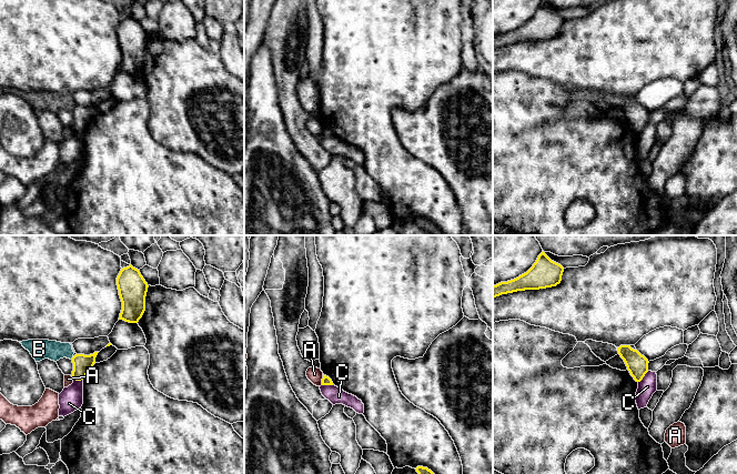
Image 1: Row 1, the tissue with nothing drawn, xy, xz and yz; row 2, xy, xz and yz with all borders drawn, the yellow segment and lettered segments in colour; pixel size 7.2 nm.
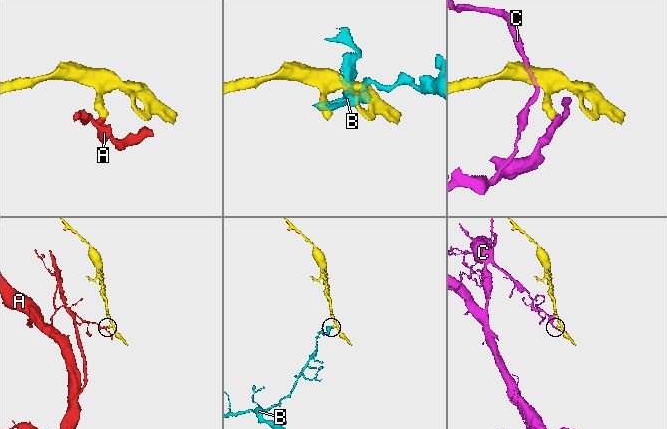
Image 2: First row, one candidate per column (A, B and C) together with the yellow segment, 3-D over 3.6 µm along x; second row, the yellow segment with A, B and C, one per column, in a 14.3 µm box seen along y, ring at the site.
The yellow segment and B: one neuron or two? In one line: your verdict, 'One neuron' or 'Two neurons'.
Two neurons

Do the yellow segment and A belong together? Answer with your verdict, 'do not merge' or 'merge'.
do not merge

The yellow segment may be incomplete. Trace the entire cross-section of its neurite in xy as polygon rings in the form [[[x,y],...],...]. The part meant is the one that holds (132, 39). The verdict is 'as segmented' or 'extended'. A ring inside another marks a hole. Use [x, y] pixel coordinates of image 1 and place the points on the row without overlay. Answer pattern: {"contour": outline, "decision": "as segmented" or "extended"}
{"contour": [[[130,16],[121,20],[117,29],[117,37],[122,53],[119,71],[138,74],[145,62],[148,34],[140,22]]], "decision": "as segmented"}

